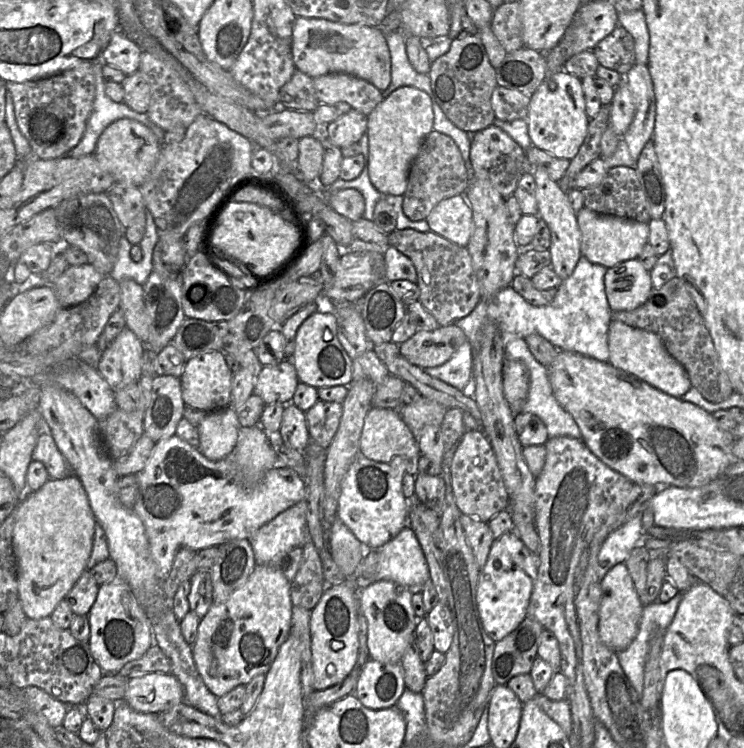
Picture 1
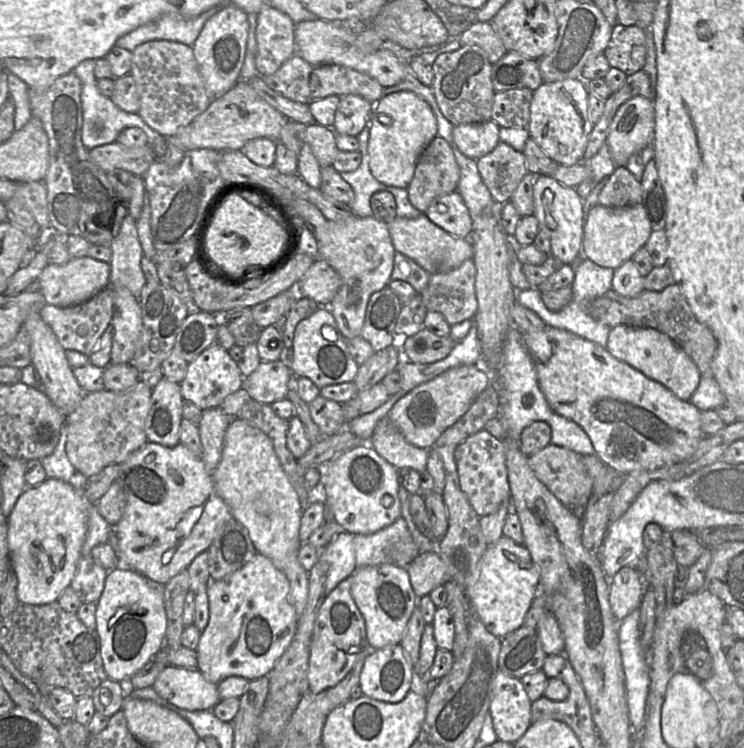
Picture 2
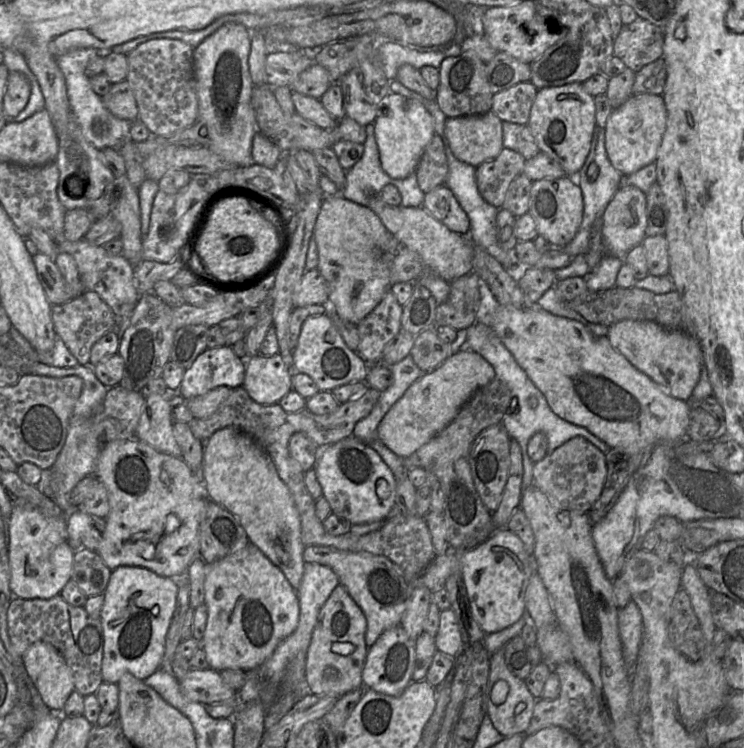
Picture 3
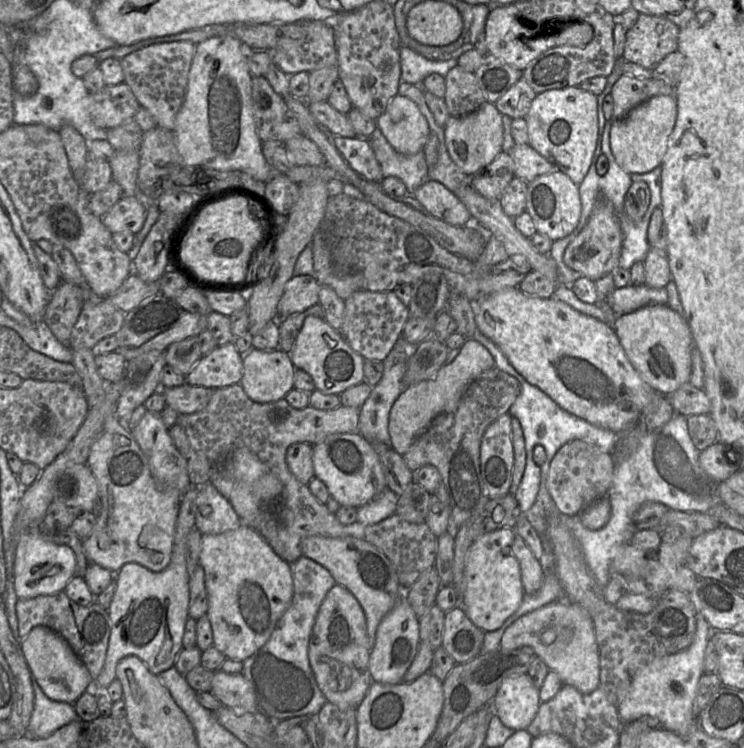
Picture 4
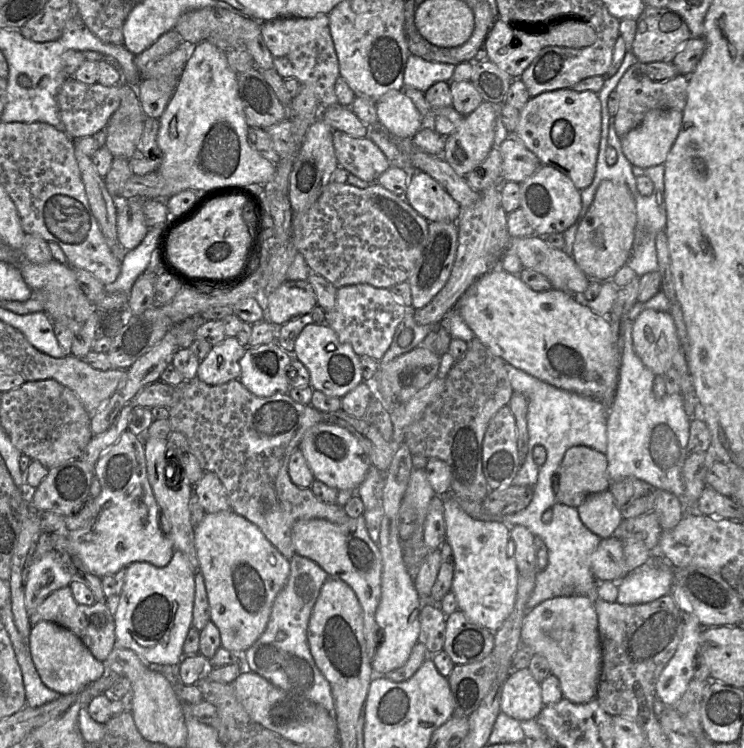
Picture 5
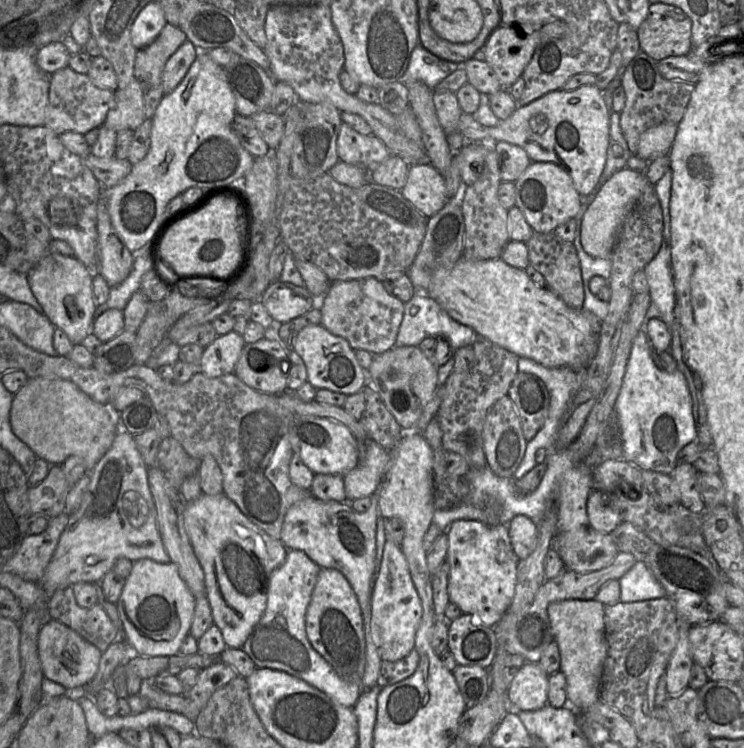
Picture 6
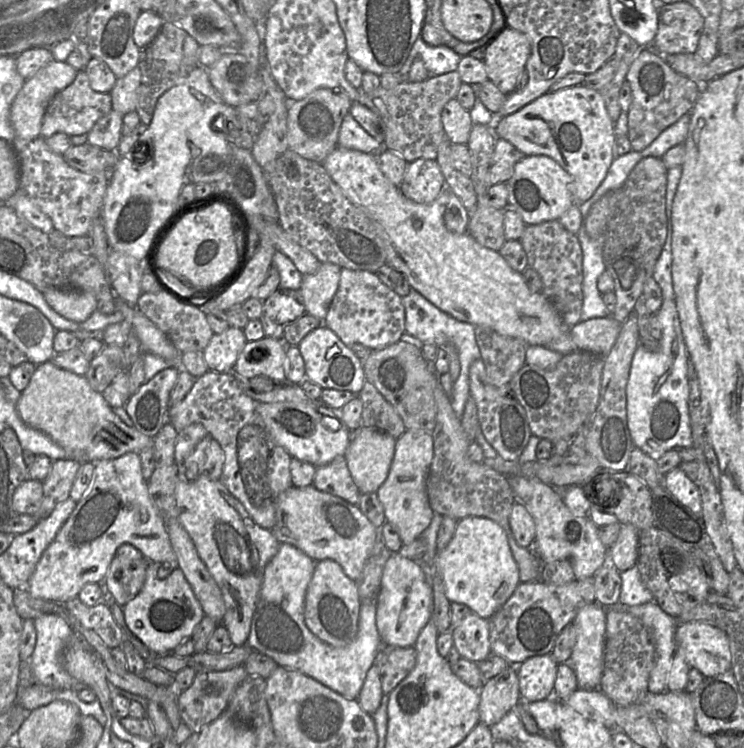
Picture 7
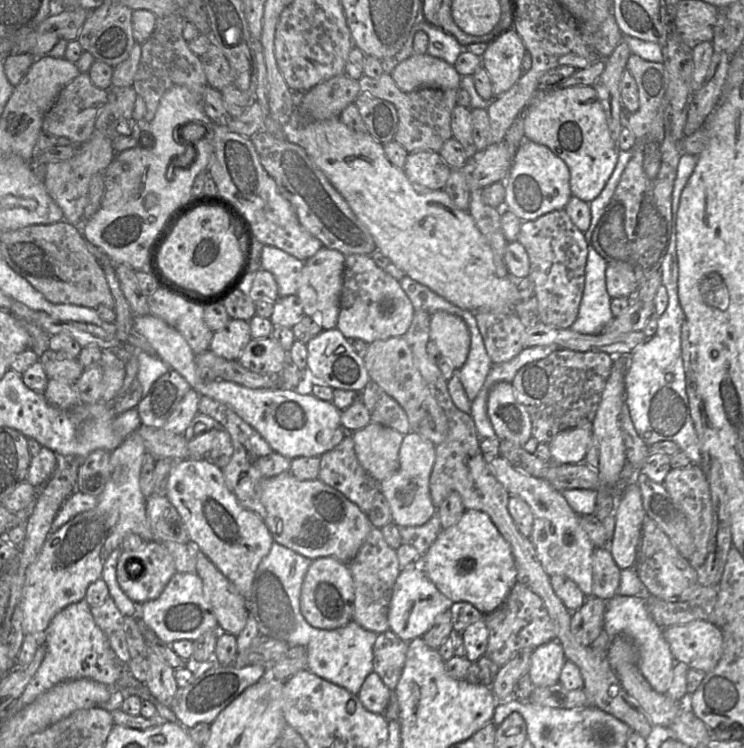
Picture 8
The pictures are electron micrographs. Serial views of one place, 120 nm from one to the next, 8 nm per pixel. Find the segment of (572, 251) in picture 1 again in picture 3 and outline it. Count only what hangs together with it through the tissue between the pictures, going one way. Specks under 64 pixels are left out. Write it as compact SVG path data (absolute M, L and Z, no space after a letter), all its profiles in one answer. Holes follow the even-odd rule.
M568 175L534 181L531 188L529 213L536 222L538 235L552 244L551 249L561 250L572 241L582 222L584 200L579 184L576 184Z

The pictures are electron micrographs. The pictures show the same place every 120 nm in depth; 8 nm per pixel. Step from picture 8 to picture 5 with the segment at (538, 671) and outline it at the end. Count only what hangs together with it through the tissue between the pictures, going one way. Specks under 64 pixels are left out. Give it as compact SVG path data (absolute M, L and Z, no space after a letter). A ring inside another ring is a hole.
M513 670L503 685L501 712L521 722L536 719L543 706L541 685L530 670Z

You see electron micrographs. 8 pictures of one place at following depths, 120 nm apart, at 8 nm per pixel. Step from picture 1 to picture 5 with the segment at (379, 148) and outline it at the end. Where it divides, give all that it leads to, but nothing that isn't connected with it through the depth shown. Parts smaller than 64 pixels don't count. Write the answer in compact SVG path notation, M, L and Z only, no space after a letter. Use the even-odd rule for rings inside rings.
M403 90L389 91L376 103L378 127L395 139L412 139L424 126L424 118Z

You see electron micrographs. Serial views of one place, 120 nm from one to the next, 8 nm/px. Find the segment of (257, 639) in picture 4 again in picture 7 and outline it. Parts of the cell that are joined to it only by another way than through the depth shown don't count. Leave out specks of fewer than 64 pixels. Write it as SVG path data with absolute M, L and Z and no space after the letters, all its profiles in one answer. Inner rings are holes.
M205 473L200 474L193 481L181 480L180 477L175 489L175 498L179 510L179 521L190 535L199 557L221 590L225 614L219 625L223 625L228 630L234 646L242 646L247 642L250 634L265 567L278 552L280 542L271 530L260 527L252 520L242 503L220 480L211 480Z

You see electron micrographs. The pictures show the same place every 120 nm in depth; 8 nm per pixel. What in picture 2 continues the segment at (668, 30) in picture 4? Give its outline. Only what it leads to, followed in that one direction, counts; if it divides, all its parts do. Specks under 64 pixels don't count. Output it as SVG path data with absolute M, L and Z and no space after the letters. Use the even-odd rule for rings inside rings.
M615 24L603 55L611 67L621 70L627 76L642 70L647 55L645 29L637 24Z

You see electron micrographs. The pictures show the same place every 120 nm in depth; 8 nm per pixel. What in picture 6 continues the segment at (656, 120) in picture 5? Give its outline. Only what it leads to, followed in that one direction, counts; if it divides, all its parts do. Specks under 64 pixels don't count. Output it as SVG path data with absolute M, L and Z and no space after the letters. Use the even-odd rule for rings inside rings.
M672 122L661 123L649 128L640 136L636 155L648 161L668 155L677 130L678 124Z

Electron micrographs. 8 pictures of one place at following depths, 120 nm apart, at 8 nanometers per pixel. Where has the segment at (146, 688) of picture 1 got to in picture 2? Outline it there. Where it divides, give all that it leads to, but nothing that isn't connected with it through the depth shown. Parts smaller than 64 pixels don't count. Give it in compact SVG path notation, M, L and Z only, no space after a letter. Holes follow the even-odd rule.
M167 665L152 688L172 705L190 711L212 710L220 701L218 684L206 680L197 668Z

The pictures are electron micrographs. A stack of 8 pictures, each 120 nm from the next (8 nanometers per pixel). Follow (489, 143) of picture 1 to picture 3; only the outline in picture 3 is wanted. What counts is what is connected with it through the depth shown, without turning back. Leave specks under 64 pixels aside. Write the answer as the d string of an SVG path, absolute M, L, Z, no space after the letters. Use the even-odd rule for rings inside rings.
M503 148L493 160L476 168L477 187L491 205L502 208L511 182L523 173L524 157L517 151Z

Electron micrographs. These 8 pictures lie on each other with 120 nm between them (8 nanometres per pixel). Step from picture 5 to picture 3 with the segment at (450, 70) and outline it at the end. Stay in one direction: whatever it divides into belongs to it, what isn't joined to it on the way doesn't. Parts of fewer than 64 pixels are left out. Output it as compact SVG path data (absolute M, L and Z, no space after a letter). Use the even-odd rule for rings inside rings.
M386 42L377 48L386 77L391 82L396 79L401 65L409 64L420 70L423 66L438 68L446 57L461 55L461 45L455 44L445 51L422 53L394 42Z

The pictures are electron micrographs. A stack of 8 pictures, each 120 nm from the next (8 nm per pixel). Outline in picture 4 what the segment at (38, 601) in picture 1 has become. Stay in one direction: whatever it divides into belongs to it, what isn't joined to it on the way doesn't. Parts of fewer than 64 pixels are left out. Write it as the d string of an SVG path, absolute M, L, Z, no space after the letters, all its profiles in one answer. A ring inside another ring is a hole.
M23 531L17 536L14 560L14 589L19 599L64 591L76 574L76 556L72 548L43 538L38 533Z

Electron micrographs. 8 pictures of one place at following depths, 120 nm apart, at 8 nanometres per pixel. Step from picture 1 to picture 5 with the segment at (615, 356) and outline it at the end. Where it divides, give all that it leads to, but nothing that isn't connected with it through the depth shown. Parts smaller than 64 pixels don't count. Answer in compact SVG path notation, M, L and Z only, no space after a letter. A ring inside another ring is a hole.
M643 310L632 323L633 347L643 364L655 375L673 367L673 358L681 342L672 315L668 311Z

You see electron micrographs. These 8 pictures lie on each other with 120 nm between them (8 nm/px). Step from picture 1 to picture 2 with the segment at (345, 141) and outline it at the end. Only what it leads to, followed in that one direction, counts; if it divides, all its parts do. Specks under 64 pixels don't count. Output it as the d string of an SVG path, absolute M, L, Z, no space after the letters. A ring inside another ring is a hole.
M354 94L339 97L332 129L336 135L357 137L371 121L374 104Z

